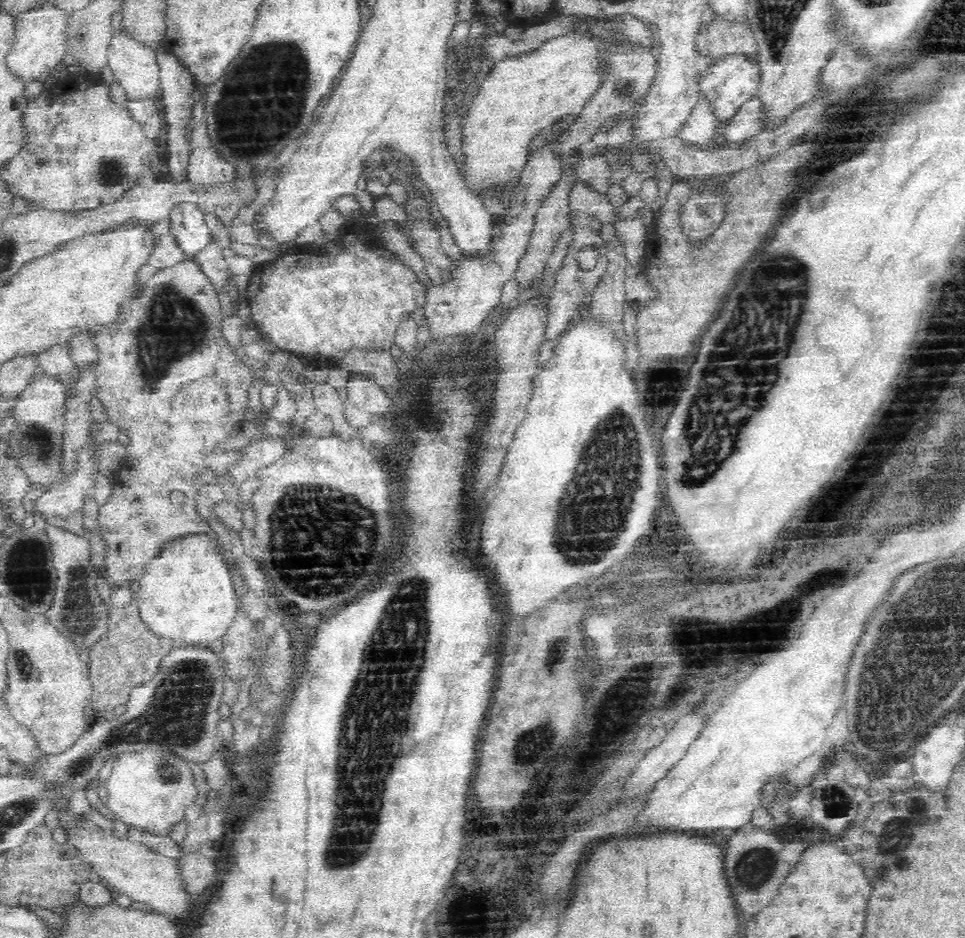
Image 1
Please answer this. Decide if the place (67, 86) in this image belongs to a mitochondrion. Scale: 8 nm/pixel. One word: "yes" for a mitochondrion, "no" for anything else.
no

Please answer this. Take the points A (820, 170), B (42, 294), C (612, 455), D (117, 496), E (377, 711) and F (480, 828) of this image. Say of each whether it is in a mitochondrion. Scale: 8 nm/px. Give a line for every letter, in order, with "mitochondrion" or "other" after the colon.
A: other
B: other
C: mitochondrion
D: other
E: mitochondrion
F: other

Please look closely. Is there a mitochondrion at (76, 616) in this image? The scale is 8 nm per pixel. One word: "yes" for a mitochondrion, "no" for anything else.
yes

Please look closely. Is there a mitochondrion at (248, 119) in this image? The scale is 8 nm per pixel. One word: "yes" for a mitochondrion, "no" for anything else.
yes

